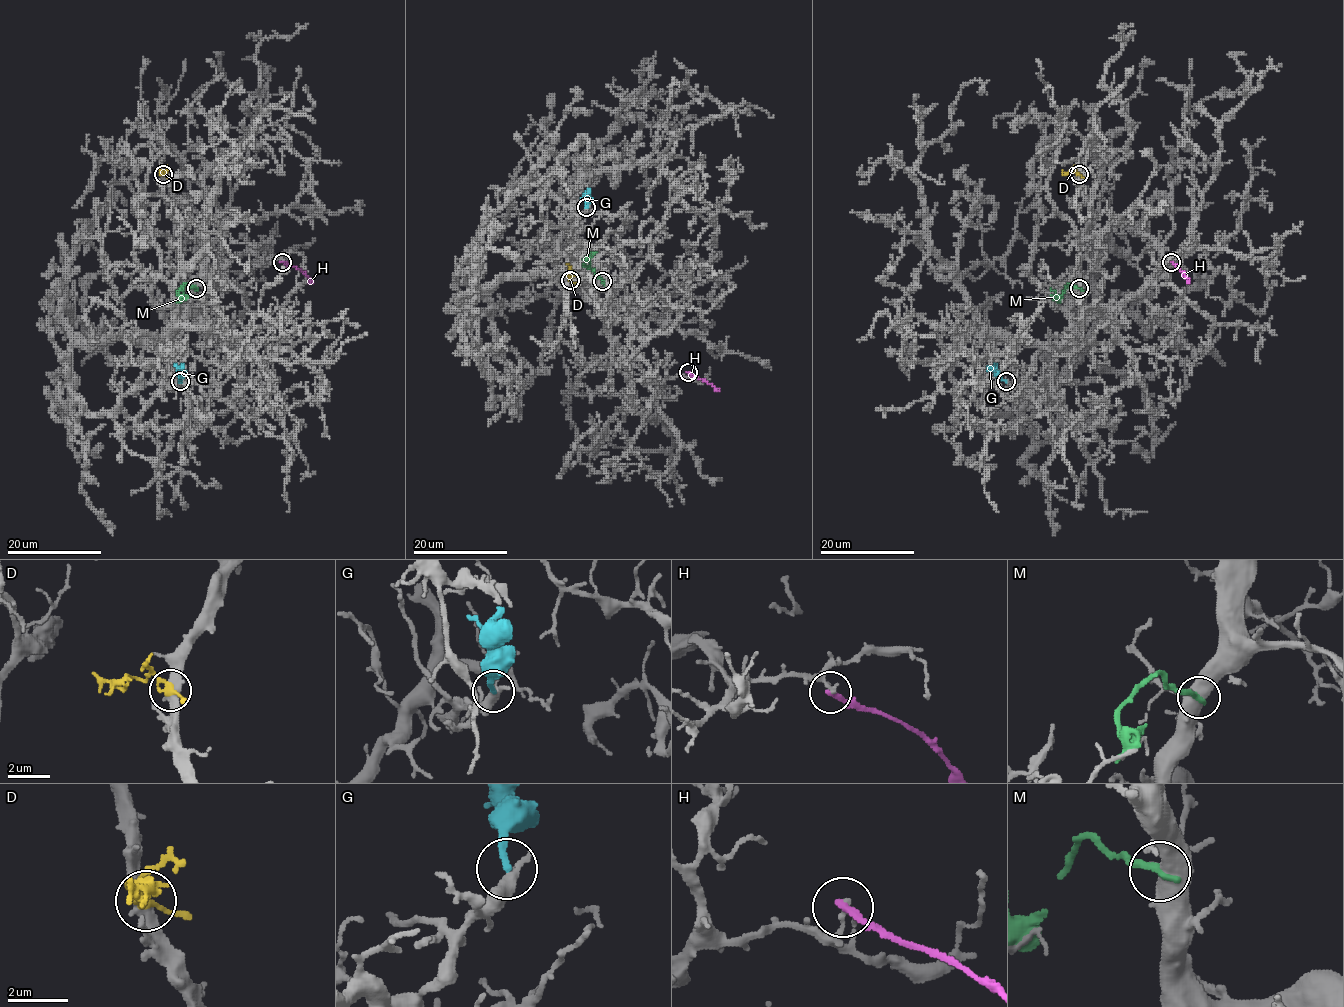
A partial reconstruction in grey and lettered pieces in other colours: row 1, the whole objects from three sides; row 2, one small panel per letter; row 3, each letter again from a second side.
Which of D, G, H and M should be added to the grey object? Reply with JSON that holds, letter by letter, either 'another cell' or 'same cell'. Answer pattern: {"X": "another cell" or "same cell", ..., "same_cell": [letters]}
{"D": "another cell", "G": "another cell", "H": "another cell", "M": "another cell", "same_cell": []}

